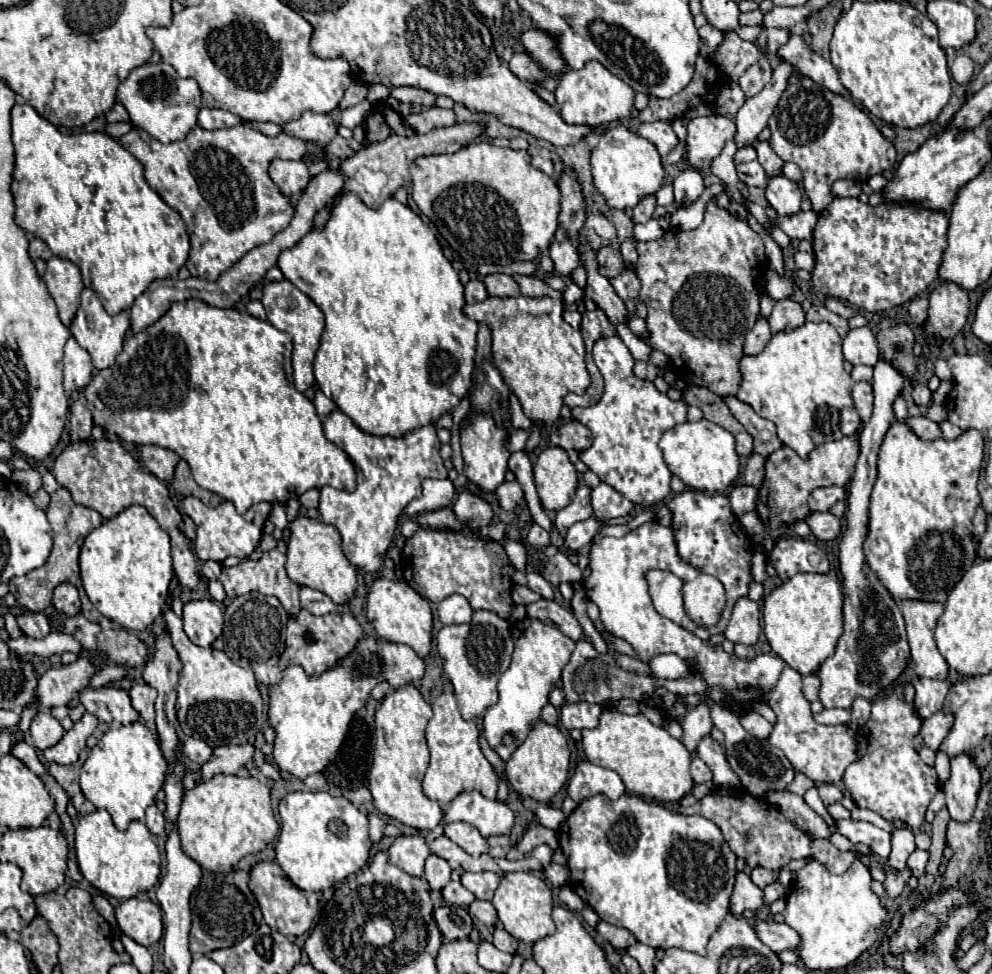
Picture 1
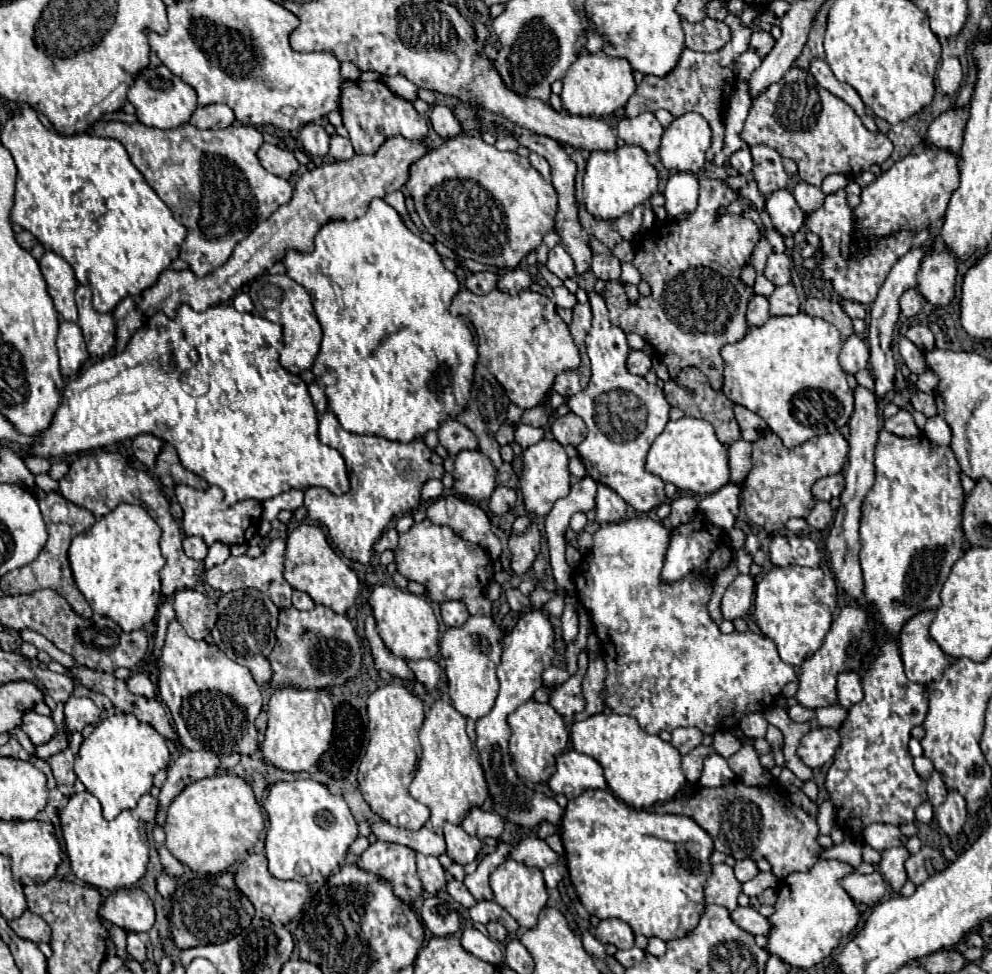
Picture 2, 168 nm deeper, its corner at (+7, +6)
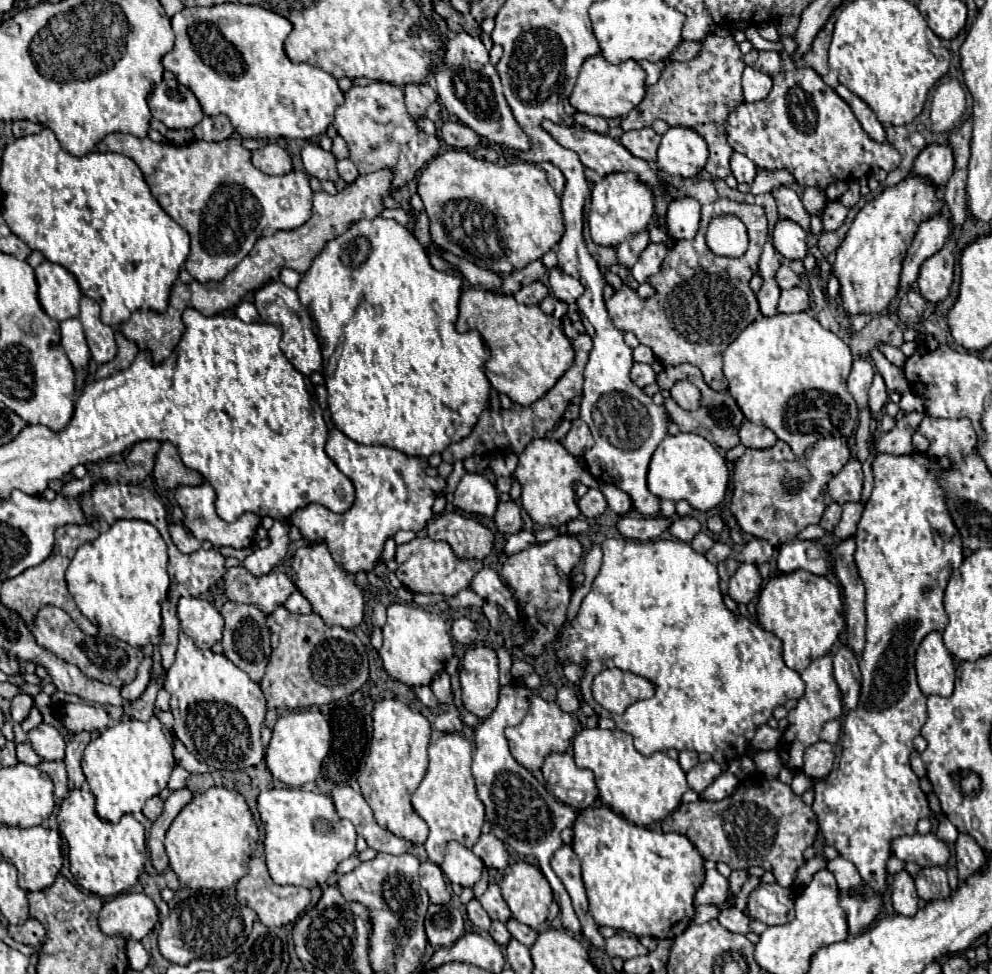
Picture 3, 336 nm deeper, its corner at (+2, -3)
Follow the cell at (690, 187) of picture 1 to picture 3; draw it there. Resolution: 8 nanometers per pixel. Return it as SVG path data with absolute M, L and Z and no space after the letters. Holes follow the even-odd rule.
M680 198L668 206L668 234L672 240L694 238L700 224L700 204L694 198Z

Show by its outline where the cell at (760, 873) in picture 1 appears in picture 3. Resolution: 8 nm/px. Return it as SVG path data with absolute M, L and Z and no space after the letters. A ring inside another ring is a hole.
M732 870L730 878L728 878L728 882L730 882L730 892L732 892L732 894L738 894L740 888L742 888L742 884L744 884L746 880L748 880L748 872L746 872L746 870Z

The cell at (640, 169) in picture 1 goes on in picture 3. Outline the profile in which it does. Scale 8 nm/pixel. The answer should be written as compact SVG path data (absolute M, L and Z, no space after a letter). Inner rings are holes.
M616 172L608 174L602 178L602 182L594 184L592 188L592 204L588 212L588 226L590 226L590 236L594 244L598 246L612 246L616 248L618 244L634 238L638 232L646 230L648 222L652 220L654 214L654 196L652 190L646 188L638 180L638 176L630 172Z

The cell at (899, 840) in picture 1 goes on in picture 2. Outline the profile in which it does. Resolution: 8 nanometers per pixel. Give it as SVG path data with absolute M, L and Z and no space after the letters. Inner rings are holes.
M899 845L899 847L891 847L891 849L885 849L881 853L881 863L879 863L879 871L883 873L883 877L891 883L891 887L895 891L899 891L907 879L905 875L905 859L909 857L909 851L905 845Z

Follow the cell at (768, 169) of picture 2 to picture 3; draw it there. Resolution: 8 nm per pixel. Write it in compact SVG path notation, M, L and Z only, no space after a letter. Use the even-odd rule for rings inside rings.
M786 186L778 188L772 192L778 204L778 214L784 220L792 220L798 226L802 226L804 230L810 230L810 214L806 212L802 200L798 198L798 194Z

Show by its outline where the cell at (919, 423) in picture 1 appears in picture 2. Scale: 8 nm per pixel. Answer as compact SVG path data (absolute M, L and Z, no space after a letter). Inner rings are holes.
M899 409L897 415L885 419L885 429L893 431L895 435L901 435L901 437L919 437L921 435L921 429L915 425L913 415L907 409Z

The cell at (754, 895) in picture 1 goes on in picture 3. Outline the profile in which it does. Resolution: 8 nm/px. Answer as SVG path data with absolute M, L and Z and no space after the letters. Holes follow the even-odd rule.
M706 870L706 878L694 896L694 904L722 904L728 898L728 880L718 870Z

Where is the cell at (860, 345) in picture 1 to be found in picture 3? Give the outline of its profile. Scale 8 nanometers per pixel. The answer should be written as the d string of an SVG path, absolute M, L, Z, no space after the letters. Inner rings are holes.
M856 358L852 364L852 372L848 376L848 392L854 396L858 408L868 408L868 388L872 384L874 368L868 360Z

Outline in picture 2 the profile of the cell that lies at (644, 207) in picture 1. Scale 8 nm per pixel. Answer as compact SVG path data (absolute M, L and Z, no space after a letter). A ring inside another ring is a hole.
M637 205L633 211L621 215L615 225L621 233L623 239L633 239L635 233L639 233L639 227L641 227L641 221L643 221L643 205Z

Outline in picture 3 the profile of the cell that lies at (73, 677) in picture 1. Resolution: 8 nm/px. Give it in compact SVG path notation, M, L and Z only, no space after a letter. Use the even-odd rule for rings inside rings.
M18 694L12 700L12 722L22 722L28 716L32 706L34 706L34 702L28 694Z

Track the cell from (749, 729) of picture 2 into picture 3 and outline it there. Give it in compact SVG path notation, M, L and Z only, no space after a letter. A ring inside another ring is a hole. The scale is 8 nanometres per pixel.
M764 724L756 732L756 736L752 740L752 748L754 750L770 750L770 748L778 746L778 740L780 740L780 730L774 730L768 724Z

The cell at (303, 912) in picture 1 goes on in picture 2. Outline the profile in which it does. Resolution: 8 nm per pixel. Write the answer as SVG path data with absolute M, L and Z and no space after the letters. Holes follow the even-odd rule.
M253 853L245 857L235 873L235 883L237 887L249 897L249 901L255 907L255 914L261 918L267 918L274 923L287 925L291 923L303 909L307 897L309 897L309 887L307 883L297 883L297 881L281 881L275 879L267 871L267 859L263 853Z

